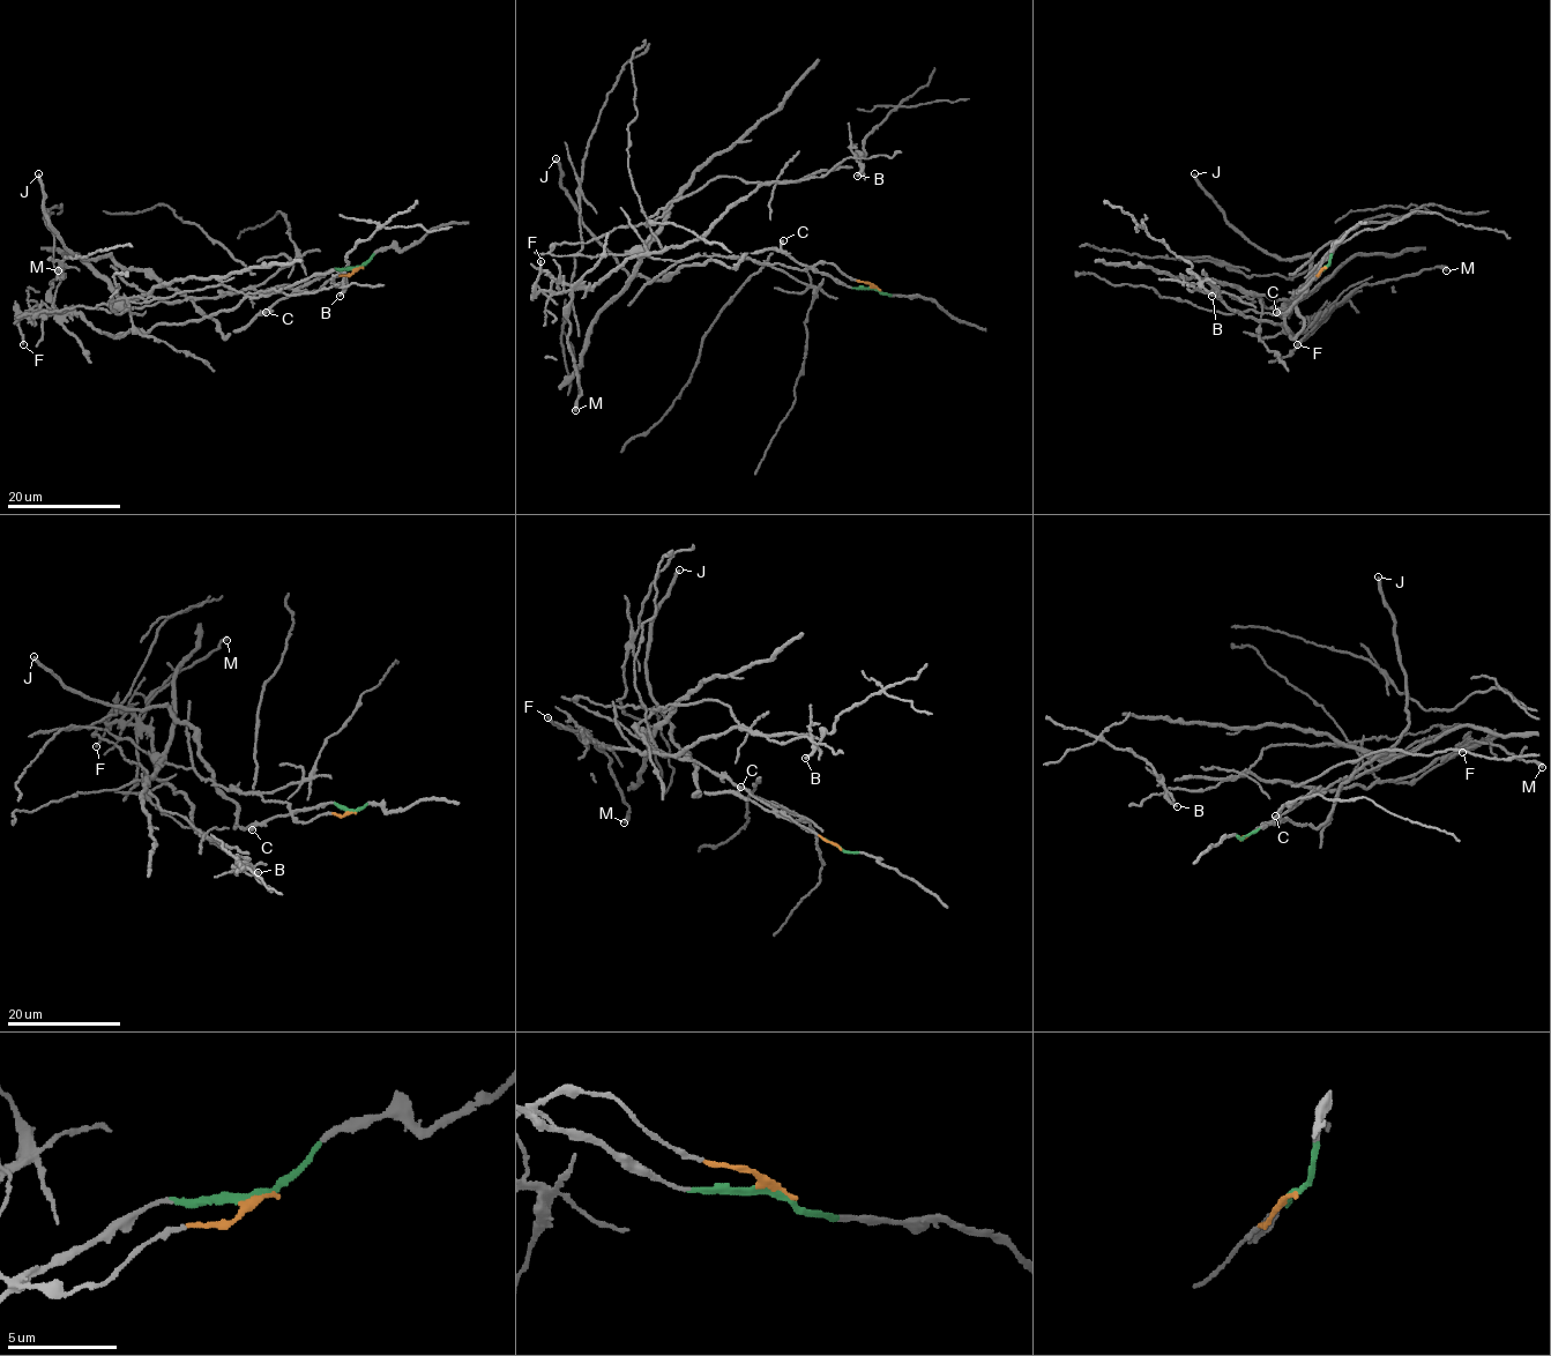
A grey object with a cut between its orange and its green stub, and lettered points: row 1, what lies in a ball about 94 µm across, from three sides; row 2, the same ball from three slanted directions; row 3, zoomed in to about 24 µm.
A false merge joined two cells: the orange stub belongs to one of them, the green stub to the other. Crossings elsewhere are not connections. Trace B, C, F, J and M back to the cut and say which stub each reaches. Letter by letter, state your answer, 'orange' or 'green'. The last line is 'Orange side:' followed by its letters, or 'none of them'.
B: orange
C: green
F: orange
J: green
M: orange
Orange side: B, F, M

